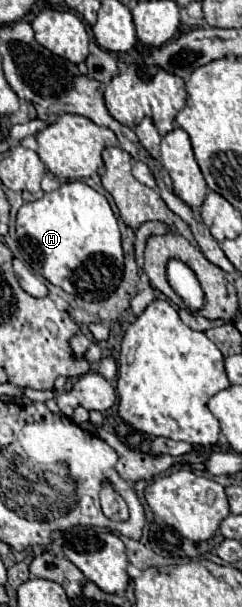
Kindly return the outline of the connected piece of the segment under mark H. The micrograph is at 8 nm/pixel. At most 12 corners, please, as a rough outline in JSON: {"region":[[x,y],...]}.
{"region":[[78,180],[22,193],[20,256],[88,302],[124,272],[108,200]]}

